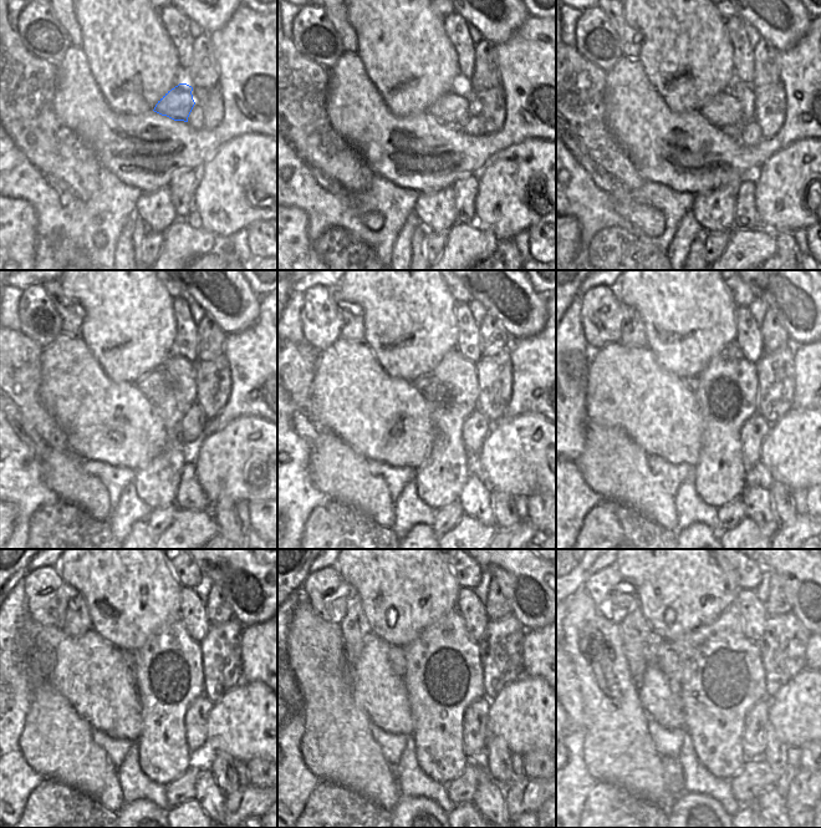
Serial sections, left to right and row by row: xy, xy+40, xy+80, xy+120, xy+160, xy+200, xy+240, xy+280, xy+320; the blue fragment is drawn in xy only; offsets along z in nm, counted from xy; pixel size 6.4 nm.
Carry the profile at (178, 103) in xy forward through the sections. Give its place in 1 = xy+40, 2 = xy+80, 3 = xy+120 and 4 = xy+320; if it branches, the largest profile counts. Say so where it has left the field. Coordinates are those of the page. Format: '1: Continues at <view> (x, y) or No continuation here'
1: Continues at xy+40 (453, 108)
2: Continues at xy+80 (723, 110)
3: Continues at xy+120 (153, 385)
4: Continues at xy+320 (663, 655)

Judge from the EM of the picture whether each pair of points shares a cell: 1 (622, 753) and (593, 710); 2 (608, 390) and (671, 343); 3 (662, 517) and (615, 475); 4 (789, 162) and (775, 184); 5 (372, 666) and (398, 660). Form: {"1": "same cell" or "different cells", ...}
{"1": "same cell", "2": "different cells", "3": "same cell", "4": "same cell", "5": "different cells"}

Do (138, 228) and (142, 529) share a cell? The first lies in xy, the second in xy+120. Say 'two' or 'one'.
one

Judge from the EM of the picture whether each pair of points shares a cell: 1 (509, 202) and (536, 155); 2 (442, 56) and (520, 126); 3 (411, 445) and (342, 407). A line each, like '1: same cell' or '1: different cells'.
1: same cell
2: different cells
3: same cell

